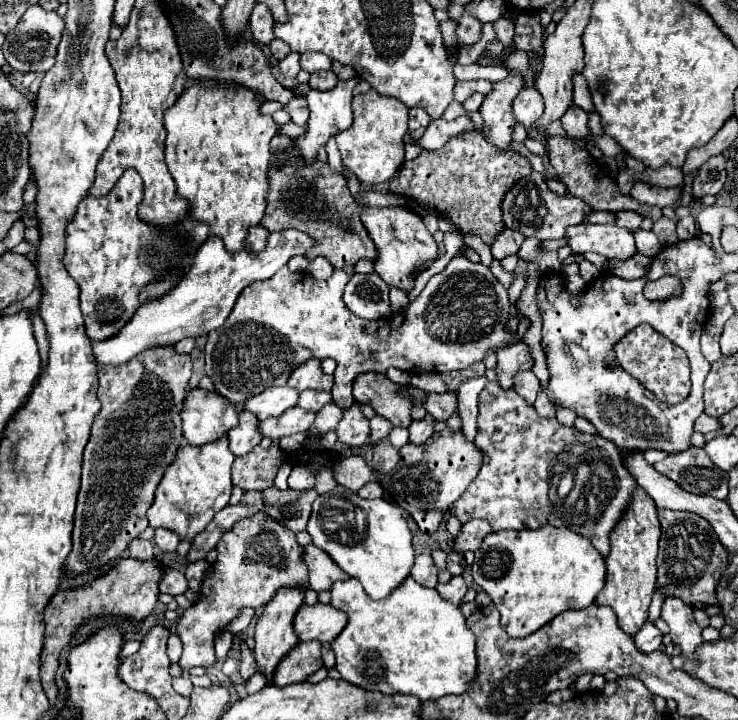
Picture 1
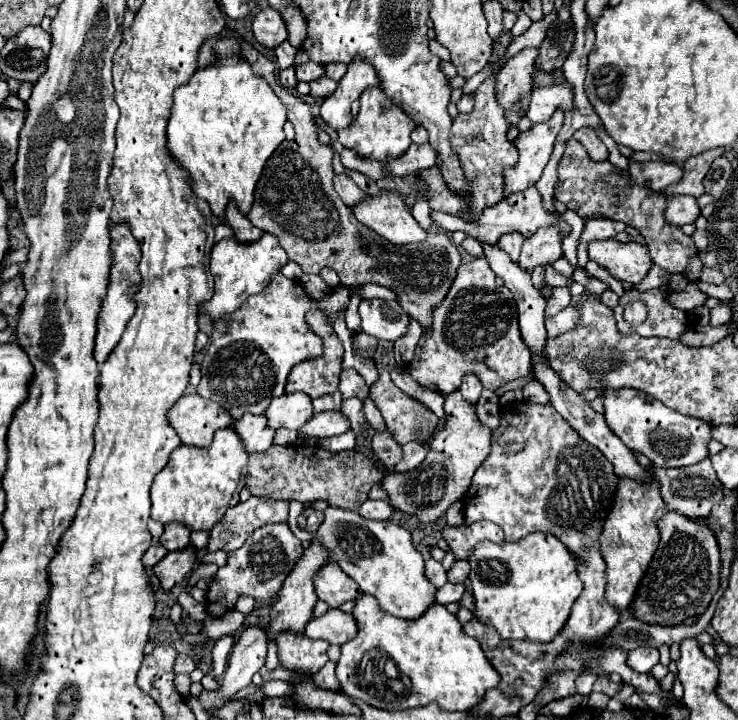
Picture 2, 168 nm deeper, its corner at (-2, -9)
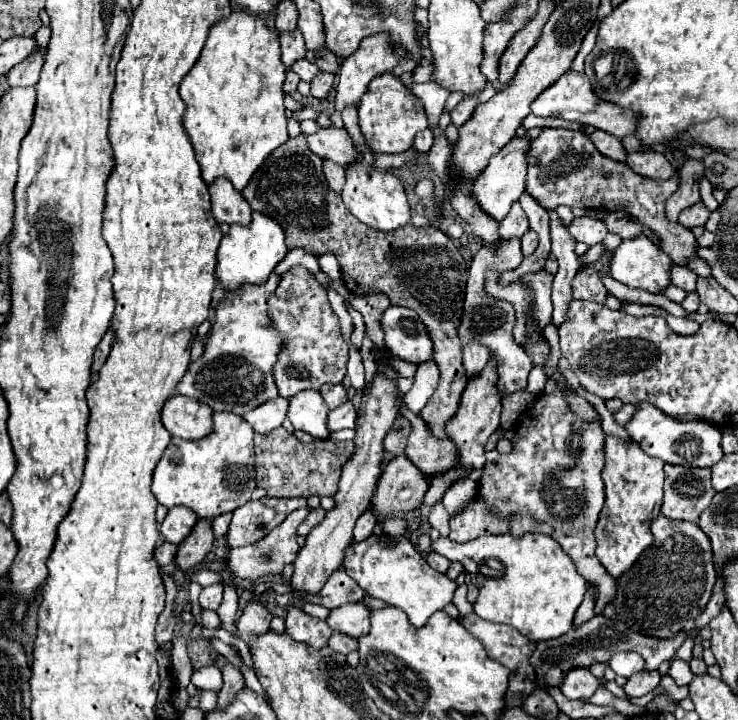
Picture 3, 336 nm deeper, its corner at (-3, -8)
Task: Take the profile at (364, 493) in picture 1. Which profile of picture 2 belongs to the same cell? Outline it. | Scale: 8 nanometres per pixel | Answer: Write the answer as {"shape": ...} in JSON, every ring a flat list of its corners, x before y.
{"shape":[[366,499,358,513,364,517,364,519,372,519,372,521,386,521,392,517,394,509,386,503,386,501,372,501,372,499]]}

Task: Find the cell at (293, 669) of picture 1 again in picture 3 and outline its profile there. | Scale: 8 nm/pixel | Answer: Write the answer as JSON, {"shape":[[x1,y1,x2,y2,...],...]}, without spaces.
{"shape":[[289,608,285,618,285,634,289,634,293,640,305,642,307,646,313,646,315,650,321,650,327,646,331,630,325,620,311,618,299,608]]}

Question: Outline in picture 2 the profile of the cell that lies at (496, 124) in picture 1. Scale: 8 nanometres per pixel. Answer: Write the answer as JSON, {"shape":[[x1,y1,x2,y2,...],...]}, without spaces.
{"shape":[[528,47,506,61,498,73,498,103,508,115,508,123,518,123,528,109,528,99,532,91,532,73,536,65,538,49]]}

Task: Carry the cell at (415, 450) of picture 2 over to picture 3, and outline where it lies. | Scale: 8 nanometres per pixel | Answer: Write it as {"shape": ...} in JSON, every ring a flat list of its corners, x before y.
{"shape":[[397,456,393,460,389,460,389,464,385,466,375,496,371,498,371,504,375,508,377,518,383,522,383,532,387,536,399,536,405,534,405,522,403,522,403,514,417,508,427,492,429,484,425,480,425,474,421,474,421,470,417,470,417,466,413,466,413,462,409,462,407,456]]}

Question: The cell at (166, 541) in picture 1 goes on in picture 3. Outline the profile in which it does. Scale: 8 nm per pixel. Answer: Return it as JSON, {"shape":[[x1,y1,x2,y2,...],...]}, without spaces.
{"shape":[[175,506,167,512,167,518,161,524,161,534,167,542,179,544,189,536,195,524,197,524,197,514,193,514,193,510,187,510,185,506]]}

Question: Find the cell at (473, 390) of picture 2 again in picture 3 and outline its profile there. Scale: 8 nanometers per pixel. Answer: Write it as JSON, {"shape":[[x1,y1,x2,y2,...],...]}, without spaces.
{"shape":[[473,342,463,348,463,366,465,366,467,380,481,374,485,364,489,364,489,350,485,346]]}

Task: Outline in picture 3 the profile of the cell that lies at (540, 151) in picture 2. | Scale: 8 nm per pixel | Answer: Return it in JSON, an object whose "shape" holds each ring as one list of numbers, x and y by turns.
{"shape":[[515,136,505,148,501,148,487,164,487,168,479,174,479,178,475,180,475,186,473,186,473,198,477,198,479,206,491,214,493,218,497,218,499,222,507,216,509,208,513,202,519,200,519,196,525,192,525,176,527,176,527,152,529,152,529,146,531,146,531,138,527,136]]}

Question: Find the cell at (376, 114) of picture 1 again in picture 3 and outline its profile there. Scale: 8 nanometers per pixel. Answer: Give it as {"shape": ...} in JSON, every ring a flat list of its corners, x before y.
{"shape":[[381,74,371,80,367,92,359,102,359,128,365,138,365,144,373,152,397,154,413,146,413,138,419,130,427,128,427,116,419,98,409,94,405,84,393,74]]}

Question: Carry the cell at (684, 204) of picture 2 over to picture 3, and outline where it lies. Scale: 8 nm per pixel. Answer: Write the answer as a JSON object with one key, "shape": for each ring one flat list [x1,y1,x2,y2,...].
{"shape":[[697,202,697,204,685,208,685,210,679,214,679,224,685,226,685,228,703,226,707,218,709,218,709,210,703,206,703,202]]}

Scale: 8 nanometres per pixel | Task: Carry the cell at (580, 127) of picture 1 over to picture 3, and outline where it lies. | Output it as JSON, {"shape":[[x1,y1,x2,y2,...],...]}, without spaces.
{"shape":[[595,130,591,136,591,142,595,144,595,148,607,156,607,158,613,158,613,160,619,160,619,162,625,162,625,150,621,146,621,140,617,136,611,136,611,134,605,134,603,130]]}

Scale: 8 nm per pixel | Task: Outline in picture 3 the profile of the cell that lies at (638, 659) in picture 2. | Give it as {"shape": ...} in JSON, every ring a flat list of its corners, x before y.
{"shape":[[617,652,609,660,609,666,615,674,631,678,633,674,637,674,645,668,645,660,641,658,641,654,635,654,635,652]]}

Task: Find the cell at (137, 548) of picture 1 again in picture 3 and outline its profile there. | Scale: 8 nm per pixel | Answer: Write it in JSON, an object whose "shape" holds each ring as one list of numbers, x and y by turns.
{"shape":[[163,542,161,546,155,548,155,562,157,562,159,566,167,566,167,564,173,562,175,552,177,552,177,546,175,546,175,544,171,544,171,542]]}

